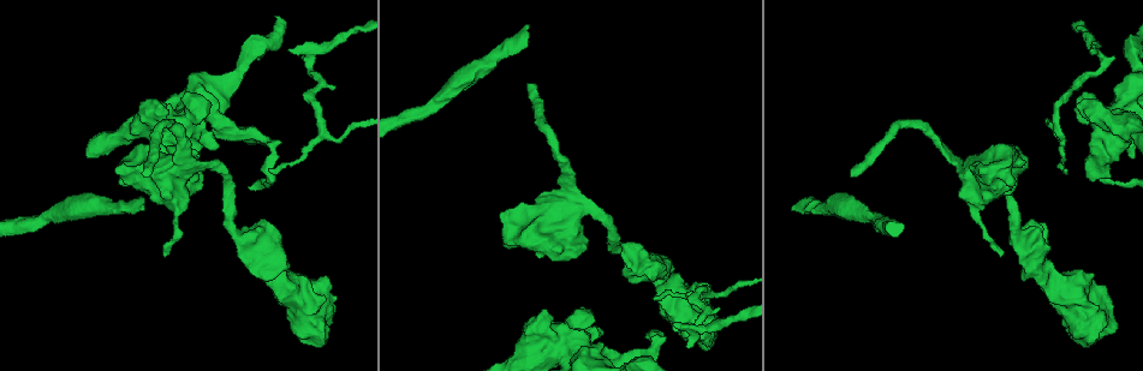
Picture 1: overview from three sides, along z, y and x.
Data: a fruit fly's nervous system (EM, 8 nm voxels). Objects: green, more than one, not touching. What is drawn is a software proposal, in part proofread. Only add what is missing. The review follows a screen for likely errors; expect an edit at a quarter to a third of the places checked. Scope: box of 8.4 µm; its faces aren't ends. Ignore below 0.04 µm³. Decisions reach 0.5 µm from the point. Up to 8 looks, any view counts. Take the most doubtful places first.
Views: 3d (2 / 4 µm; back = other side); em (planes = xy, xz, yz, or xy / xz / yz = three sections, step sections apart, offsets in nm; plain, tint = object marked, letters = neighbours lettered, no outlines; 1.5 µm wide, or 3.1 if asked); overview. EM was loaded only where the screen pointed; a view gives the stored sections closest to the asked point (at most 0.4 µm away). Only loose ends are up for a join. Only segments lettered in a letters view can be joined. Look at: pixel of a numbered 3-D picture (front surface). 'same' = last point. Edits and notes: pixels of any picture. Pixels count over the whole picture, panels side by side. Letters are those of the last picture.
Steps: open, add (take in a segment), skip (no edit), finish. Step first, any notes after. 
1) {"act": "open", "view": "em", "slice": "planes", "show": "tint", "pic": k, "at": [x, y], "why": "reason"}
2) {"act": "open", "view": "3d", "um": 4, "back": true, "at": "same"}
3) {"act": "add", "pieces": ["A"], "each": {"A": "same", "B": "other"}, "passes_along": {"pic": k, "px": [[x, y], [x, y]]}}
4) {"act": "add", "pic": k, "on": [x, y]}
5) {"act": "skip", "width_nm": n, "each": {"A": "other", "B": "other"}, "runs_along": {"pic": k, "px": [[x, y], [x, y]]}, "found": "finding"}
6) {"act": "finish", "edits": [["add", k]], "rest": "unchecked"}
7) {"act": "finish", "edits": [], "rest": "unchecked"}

{"act": "open", "view": "em", "slice": "xz", "step": 4, "show": "tint", "pic": 1, "at": [527, 25]}

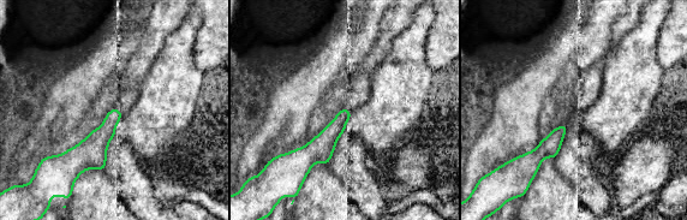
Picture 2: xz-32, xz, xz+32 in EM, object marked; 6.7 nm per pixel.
{"act": "open", "view": "em", "slice": "planes", "show": "letters", "at": "same"}

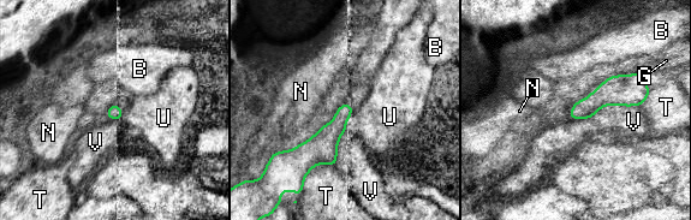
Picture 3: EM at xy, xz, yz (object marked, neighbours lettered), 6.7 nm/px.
{"act": "add", "pieces": ["U"], "each": {"B": "other", "G": "other", "N": "other", "T": "other", "U": "same", "V": "other"}, "found": "the neuron continues"}

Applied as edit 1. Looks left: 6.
{"act": "open", "view": "em", "slice": "yz", "step": 4, "show": "letters", "pic": 1, "at": [600, 329], "why": "free end"}

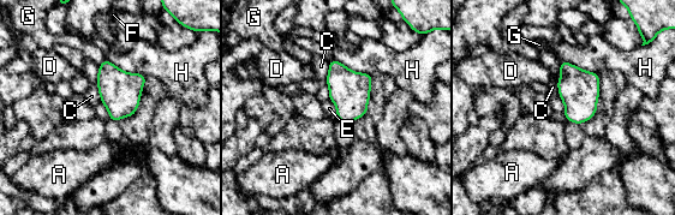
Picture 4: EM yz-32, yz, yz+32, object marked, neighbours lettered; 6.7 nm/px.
{"act": "open", "view": "em", "slice": "planes", "show": "letters", "at": "same", "why": "cut it another way"}

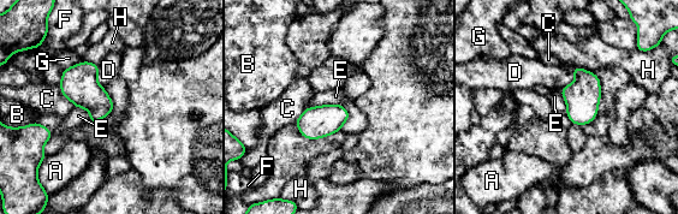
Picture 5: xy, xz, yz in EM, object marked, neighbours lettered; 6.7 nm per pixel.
{"act": "skip", "width_nm": 200, "each": {"A": "other", "B": "other", "C": "other", "D": "other", "E": "other", "F": "other", "G": "other", "H": "other"}, "found": "none of them fits"}

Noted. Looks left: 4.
{"act": "open", "view": "em", "slice": "xy", "step": 4, "show": "letters", "pic": 1, "at": [710, 287], "why": "stops while still wide"}

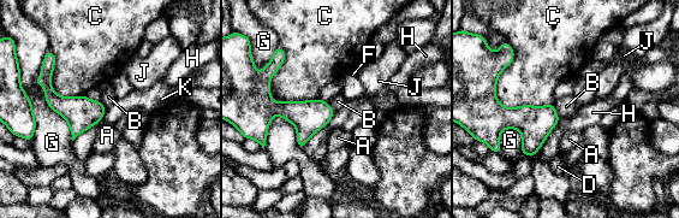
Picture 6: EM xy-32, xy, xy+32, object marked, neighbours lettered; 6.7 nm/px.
{"act": "open", "view": "em", "slice": "planes", "show": "letters", "at": "same"}

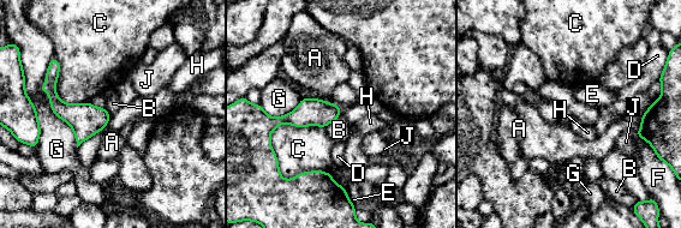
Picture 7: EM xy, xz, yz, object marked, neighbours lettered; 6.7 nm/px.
{"act": "skip", "each": {"A": "other", "B": "other", "C": "other", "D": "other", "E": "other", "F": "other", "G": "other", "H": "other", "J": "other"}, "border": {"pic": 7, "px": [[341, 113], [326, 127]]}, "found": "none of them fits"}

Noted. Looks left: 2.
{"act": "finish", "edits": [["add", 3]], "rest": "unchecked"}

